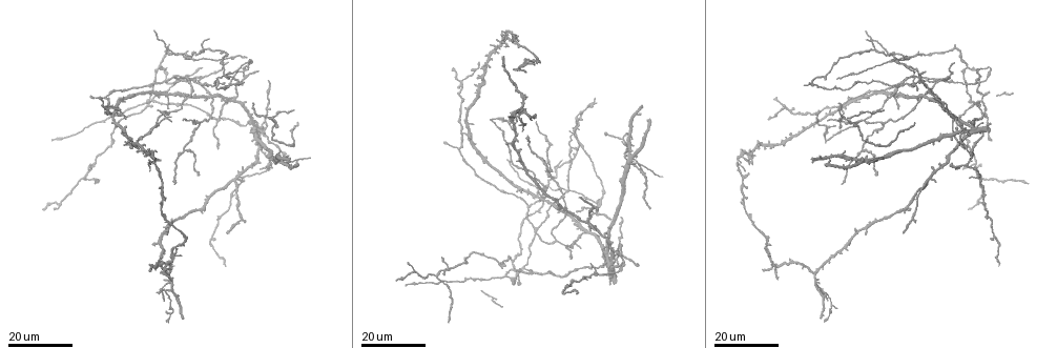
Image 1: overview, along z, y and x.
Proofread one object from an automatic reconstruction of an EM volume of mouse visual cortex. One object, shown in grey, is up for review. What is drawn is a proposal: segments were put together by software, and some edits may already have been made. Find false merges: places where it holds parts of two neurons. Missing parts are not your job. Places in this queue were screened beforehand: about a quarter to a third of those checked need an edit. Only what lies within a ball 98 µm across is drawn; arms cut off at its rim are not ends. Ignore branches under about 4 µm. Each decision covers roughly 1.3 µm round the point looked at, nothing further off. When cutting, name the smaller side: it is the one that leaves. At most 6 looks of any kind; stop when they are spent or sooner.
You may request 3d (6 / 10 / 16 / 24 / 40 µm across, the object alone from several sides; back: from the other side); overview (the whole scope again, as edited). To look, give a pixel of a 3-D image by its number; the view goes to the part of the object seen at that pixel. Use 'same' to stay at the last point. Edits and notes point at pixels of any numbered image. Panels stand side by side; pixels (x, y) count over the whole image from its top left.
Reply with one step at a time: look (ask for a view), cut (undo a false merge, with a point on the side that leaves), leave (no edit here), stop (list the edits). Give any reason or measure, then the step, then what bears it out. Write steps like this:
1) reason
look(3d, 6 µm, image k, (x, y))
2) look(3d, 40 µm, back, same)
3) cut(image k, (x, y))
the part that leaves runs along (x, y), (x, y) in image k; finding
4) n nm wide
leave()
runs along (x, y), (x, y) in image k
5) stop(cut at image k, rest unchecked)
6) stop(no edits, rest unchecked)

two arms in line, one across
look(3d, 24 µm, image 1, (534, 232))

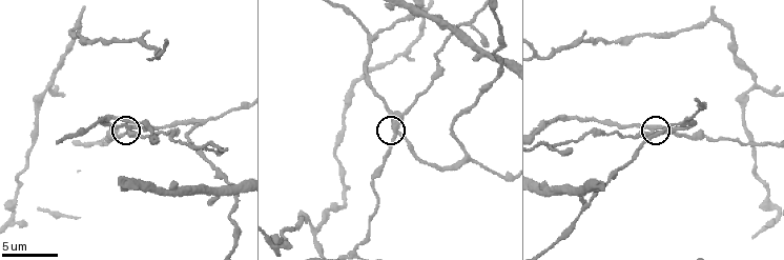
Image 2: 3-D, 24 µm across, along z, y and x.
look(3d, 10 µm, image 2, (392, 131))

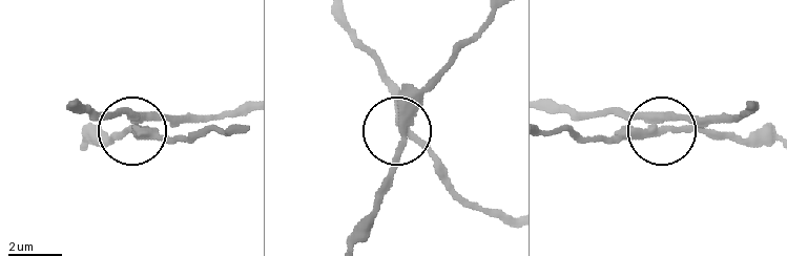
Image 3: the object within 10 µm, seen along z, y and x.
side arm 18 µm
cut(image 3, (416, 87))
the part that leaves runs along (404, 121), (483, 21) in image 3; two neurons meet here

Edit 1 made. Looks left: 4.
see it whole again
look(overview)

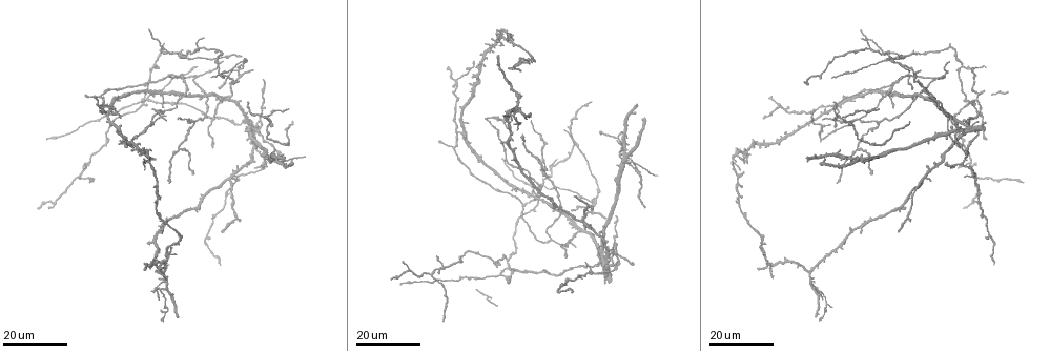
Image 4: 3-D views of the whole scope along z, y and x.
branch point
look(3d, 16 µm, image 4, (179, 56))

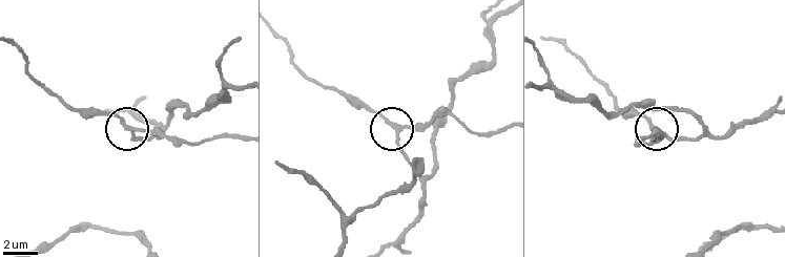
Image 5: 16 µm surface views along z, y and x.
look(3d, 6 µm, image 5, (130, 130))

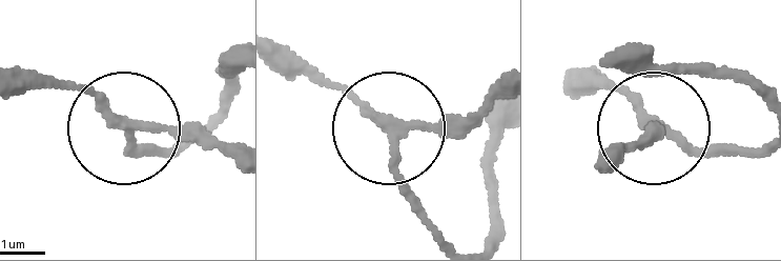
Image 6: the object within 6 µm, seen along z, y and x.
190 nm wide
leave()
runs along (499, 92), (454, 122), (398, 122), (300, 58) in image 6; one neuron here

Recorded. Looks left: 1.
stop(cut at image 3, rest unchecked)

